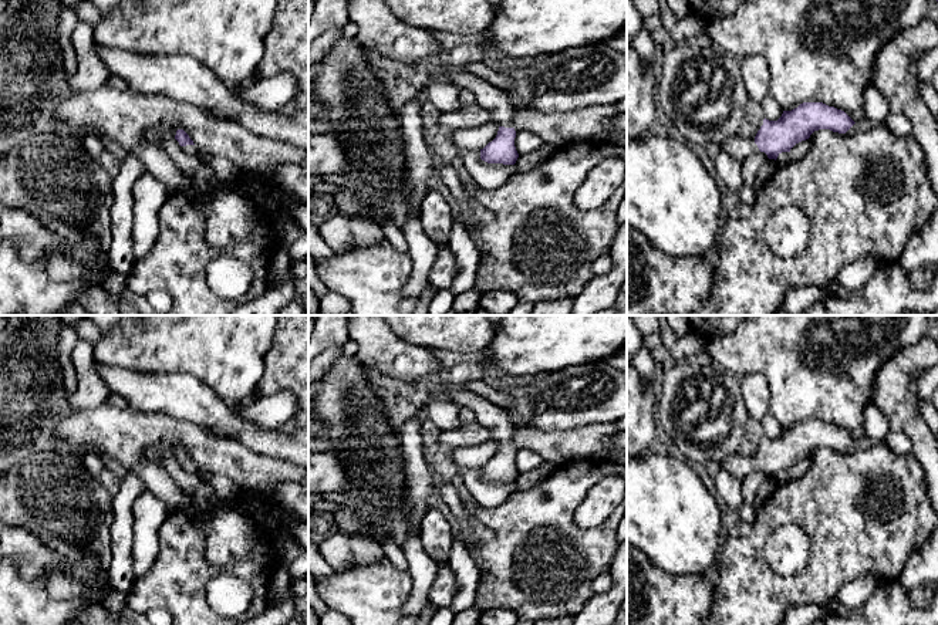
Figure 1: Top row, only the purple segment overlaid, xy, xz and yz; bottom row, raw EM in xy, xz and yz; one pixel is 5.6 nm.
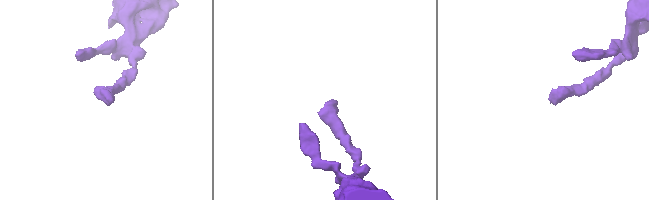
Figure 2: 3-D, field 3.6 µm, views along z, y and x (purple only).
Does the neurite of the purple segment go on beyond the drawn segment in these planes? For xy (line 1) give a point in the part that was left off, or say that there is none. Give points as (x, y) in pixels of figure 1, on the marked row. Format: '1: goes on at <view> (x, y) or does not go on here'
1: goes on at xy (189, 148)

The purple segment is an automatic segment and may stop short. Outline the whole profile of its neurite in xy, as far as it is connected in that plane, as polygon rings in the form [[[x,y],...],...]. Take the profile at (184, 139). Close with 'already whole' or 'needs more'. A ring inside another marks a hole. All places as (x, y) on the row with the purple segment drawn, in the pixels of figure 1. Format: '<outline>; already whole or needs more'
[[[183,129],[176,131],[175,139],[179,142],[179,145],[182,146],[185,152],[196,153],[198,149],[193,141],[189,138],[189,135]]]; needs more

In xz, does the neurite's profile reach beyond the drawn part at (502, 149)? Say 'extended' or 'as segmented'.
extended

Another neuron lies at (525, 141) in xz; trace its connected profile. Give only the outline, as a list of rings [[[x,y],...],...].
[[[529,131],[516,132],[514,146],[519,155],[527,155],[530,152],[534,152],[541,148],[541,145],[543,142],[537,135]]]

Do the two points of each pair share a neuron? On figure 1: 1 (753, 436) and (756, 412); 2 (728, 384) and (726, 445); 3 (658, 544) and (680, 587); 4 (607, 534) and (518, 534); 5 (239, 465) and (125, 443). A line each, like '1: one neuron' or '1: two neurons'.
1: two neurons
2: one neuron
3: two neurons
4: one neuron
5: one neuron

